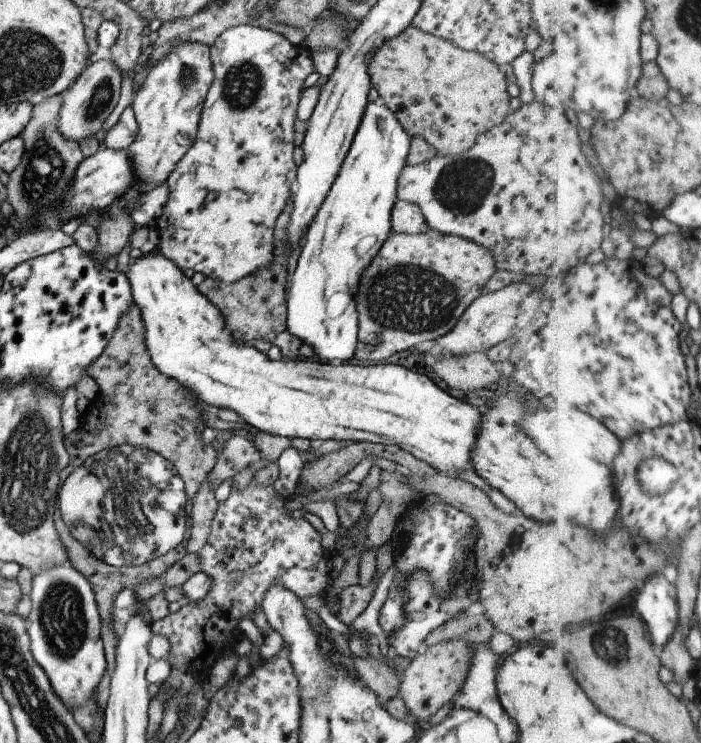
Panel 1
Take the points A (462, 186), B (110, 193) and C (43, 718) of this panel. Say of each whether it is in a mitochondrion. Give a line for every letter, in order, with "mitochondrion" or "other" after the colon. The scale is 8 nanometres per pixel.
A: mitochondrion
B: other
C: mitochondrion

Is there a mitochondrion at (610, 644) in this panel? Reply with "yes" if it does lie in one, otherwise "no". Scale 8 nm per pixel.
yes

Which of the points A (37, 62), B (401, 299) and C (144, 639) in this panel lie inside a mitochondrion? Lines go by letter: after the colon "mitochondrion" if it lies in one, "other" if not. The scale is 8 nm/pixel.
A: mitochondrion
B: mitochondrion
C: other

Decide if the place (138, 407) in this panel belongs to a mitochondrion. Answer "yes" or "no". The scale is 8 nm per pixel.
no

